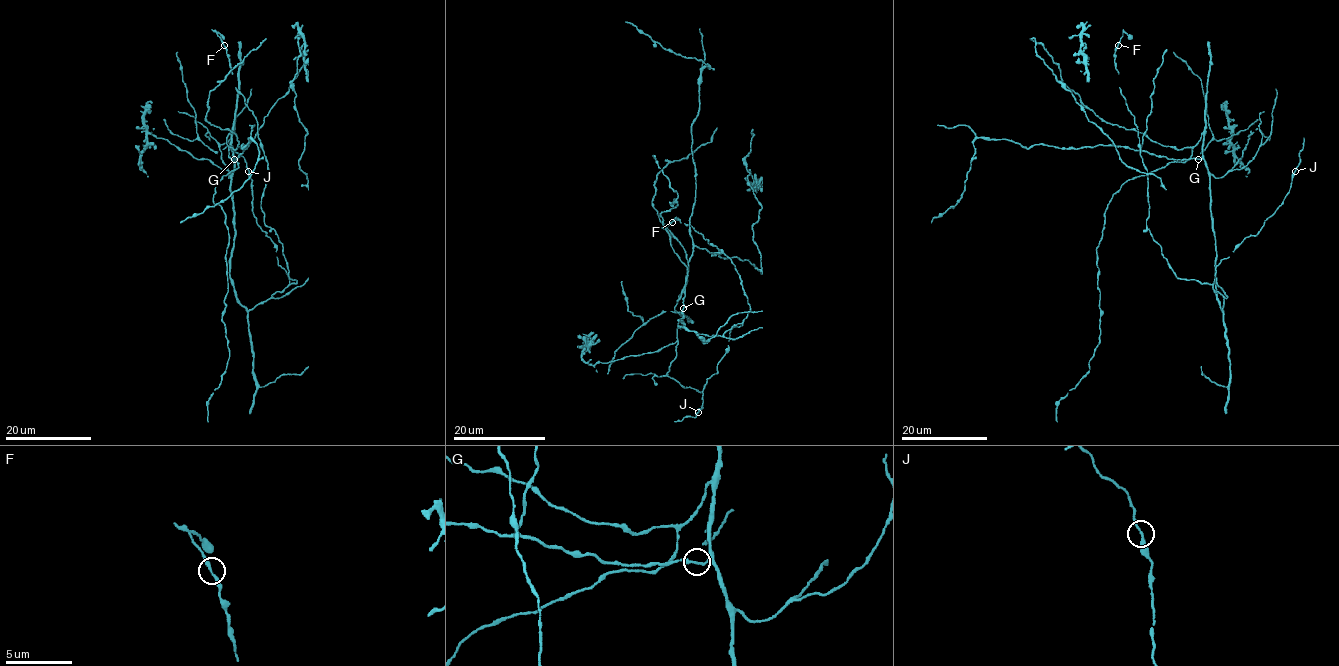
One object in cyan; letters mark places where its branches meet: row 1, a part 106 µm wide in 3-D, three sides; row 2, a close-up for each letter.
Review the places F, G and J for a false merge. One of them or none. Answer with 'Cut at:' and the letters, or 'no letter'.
Cut at: no letter

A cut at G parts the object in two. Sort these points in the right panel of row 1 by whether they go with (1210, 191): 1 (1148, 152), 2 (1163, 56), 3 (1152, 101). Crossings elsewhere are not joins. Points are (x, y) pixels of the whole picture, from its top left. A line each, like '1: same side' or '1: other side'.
1: other side
2: other side
3: other side

